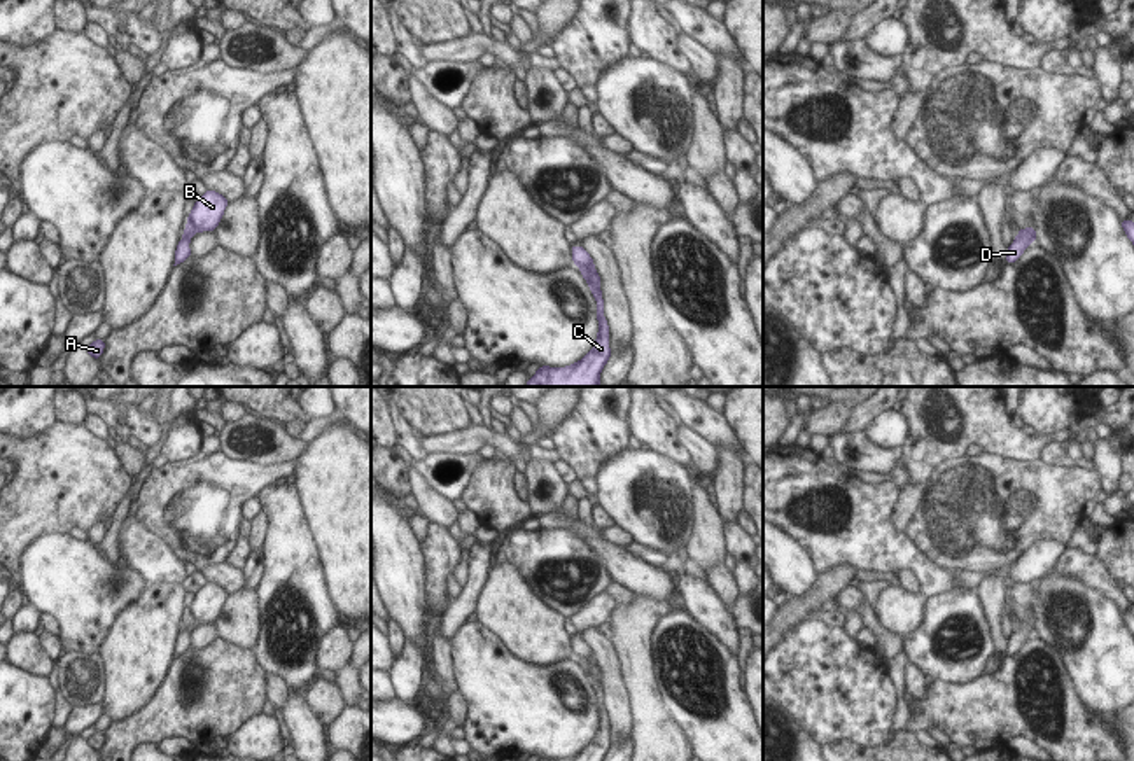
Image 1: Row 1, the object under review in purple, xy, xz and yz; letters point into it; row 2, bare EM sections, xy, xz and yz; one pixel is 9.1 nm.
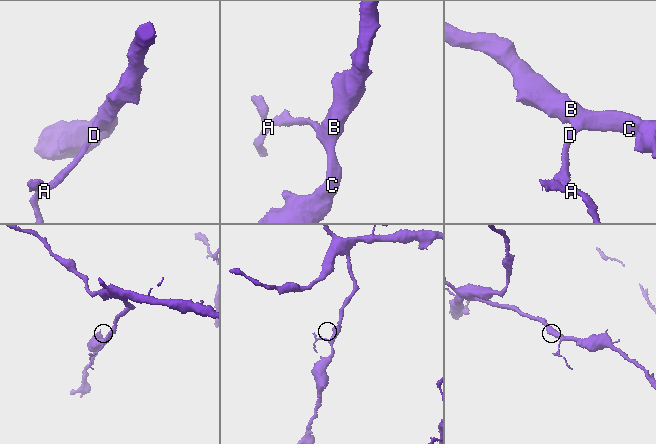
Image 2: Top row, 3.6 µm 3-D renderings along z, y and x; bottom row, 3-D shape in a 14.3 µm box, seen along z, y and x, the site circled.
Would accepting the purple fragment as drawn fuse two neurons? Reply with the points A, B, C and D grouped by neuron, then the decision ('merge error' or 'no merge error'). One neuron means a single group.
groups A B C D; no merge error

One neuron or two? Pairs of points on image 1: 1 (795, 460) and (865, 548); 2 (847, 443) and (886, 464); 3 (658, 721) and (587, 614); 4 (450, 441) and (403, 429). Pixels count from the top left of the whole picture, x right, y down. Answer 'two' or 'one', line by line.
1: one
2: one
3: two
4: two

